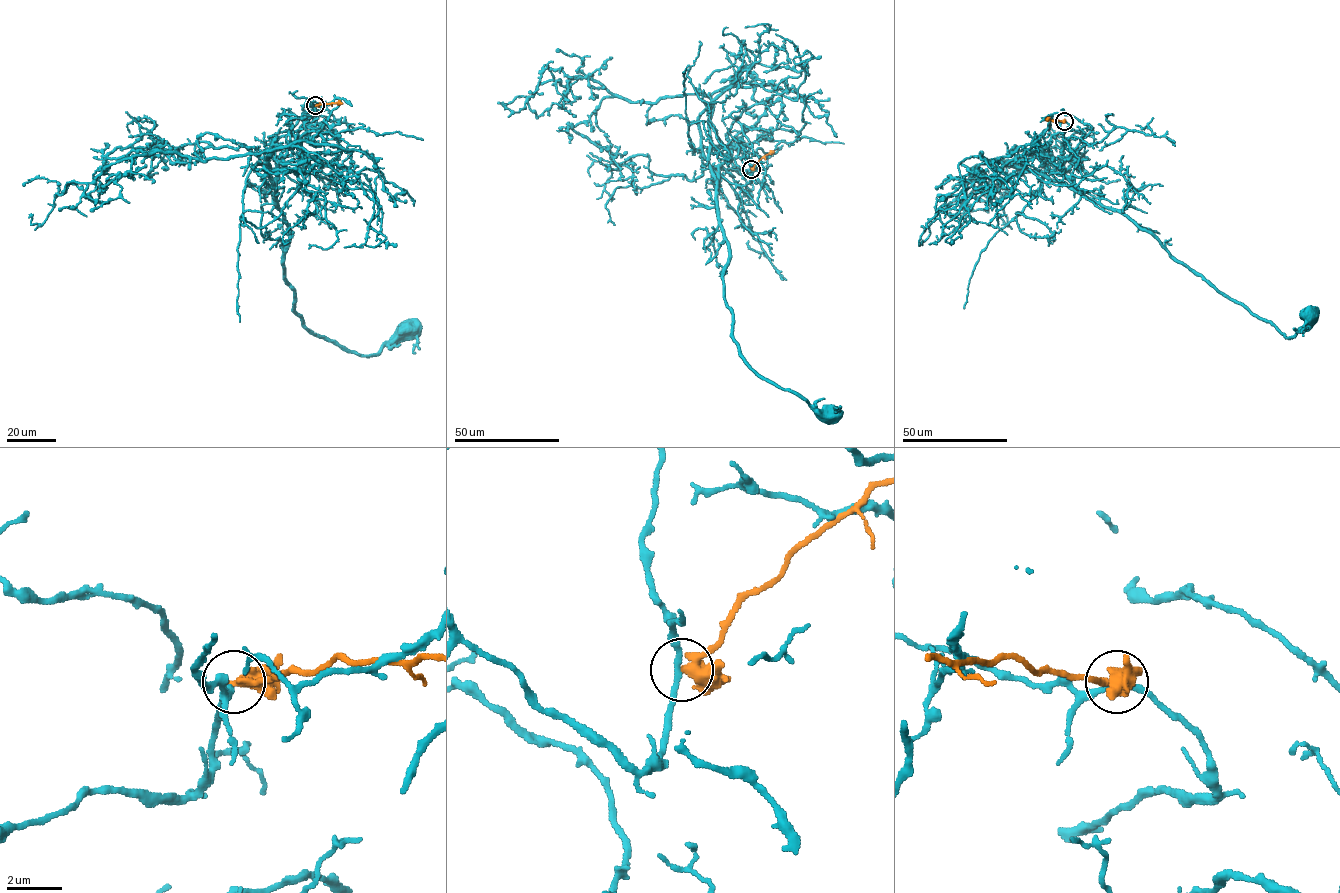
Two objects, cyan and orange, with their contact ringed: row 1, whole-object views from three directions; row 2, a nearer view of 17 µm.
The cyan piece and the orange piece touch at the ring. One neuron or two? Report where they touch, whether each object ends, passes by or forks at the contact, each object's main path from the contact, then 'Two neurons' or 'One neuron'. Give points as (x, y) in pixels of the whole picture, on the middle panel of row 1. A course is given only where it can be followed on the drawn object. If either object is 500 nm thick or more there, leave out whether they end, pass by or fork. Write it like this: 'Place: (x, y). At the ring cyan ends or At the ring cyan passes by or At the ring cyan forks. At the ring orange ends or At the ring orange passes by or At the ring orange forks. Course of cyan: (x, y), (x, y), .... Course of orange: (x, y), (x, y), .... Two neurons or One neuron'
Place: (751, 169). At the ring cyan passes by. At the ring orange passes by. Course of cyan: (751, 169), (725, 148), (717, 216), (732, 335), (758, 374), (830, 417). Course of orange: (751, 169), (774, 150). Two neurons

